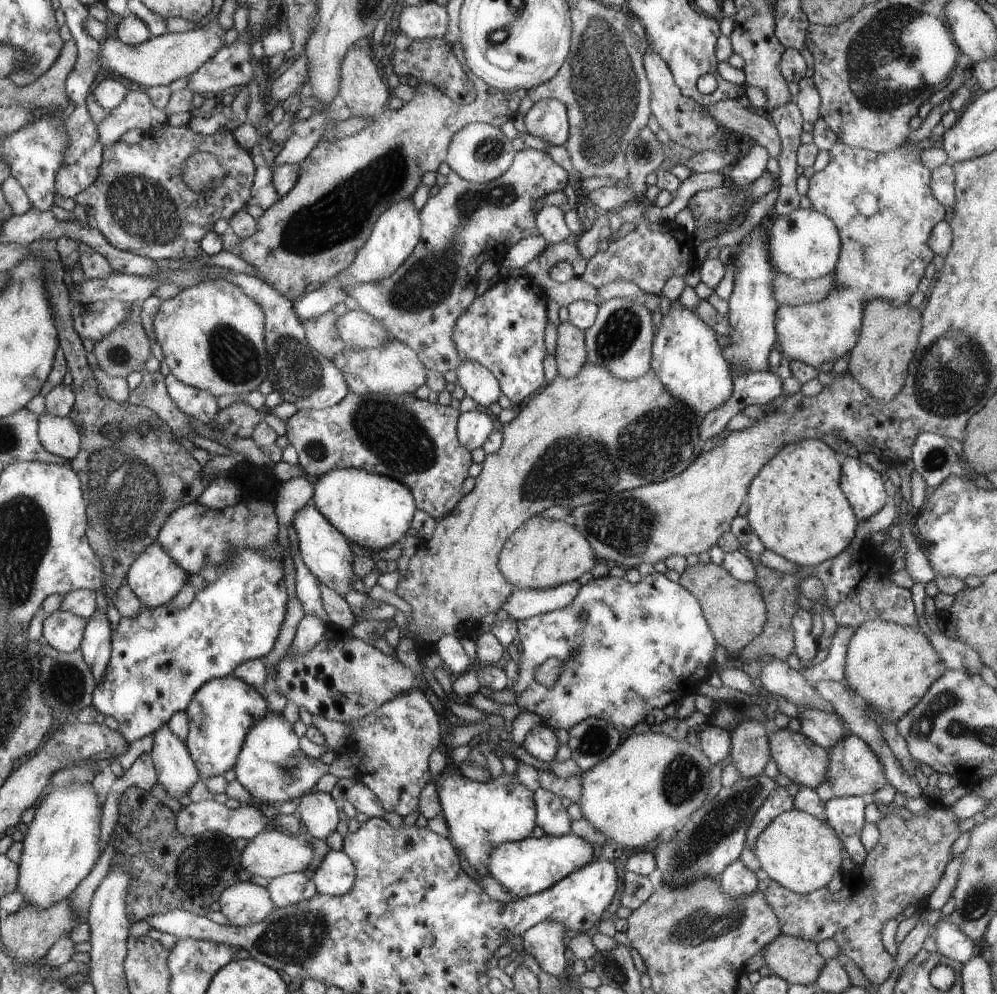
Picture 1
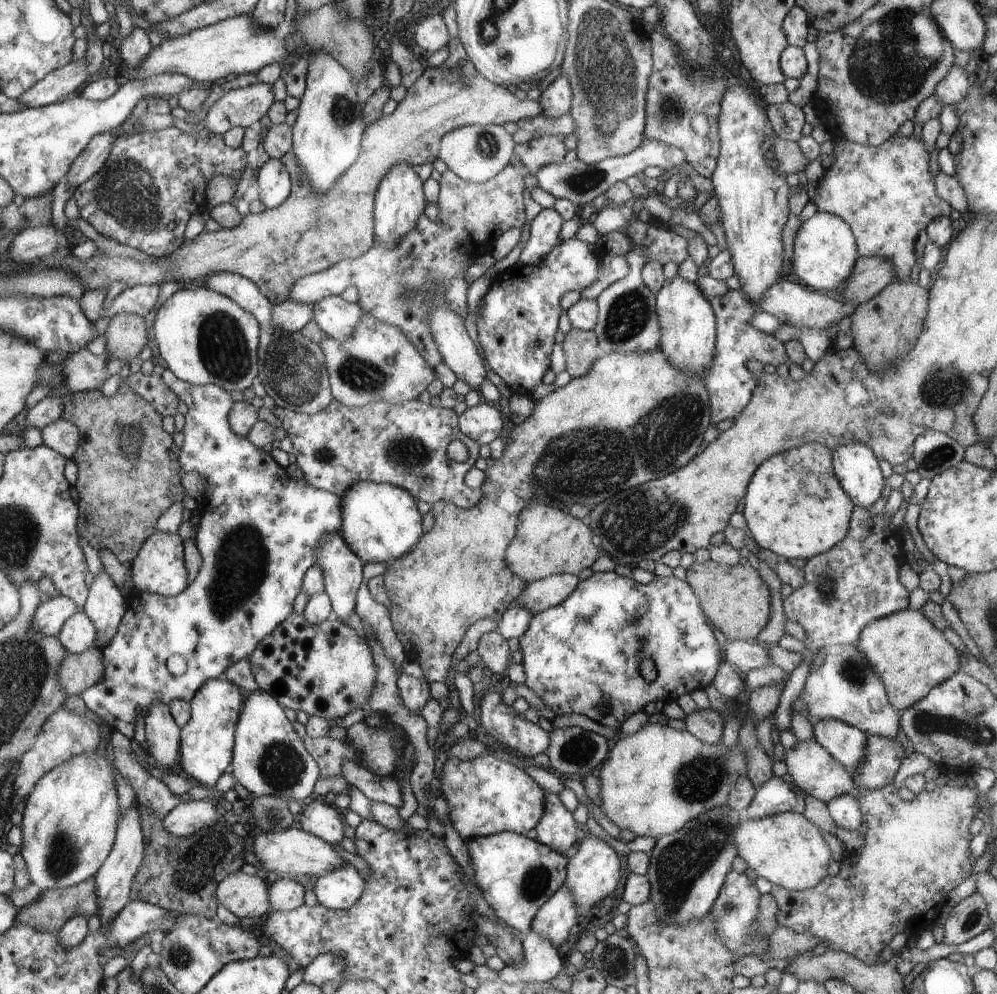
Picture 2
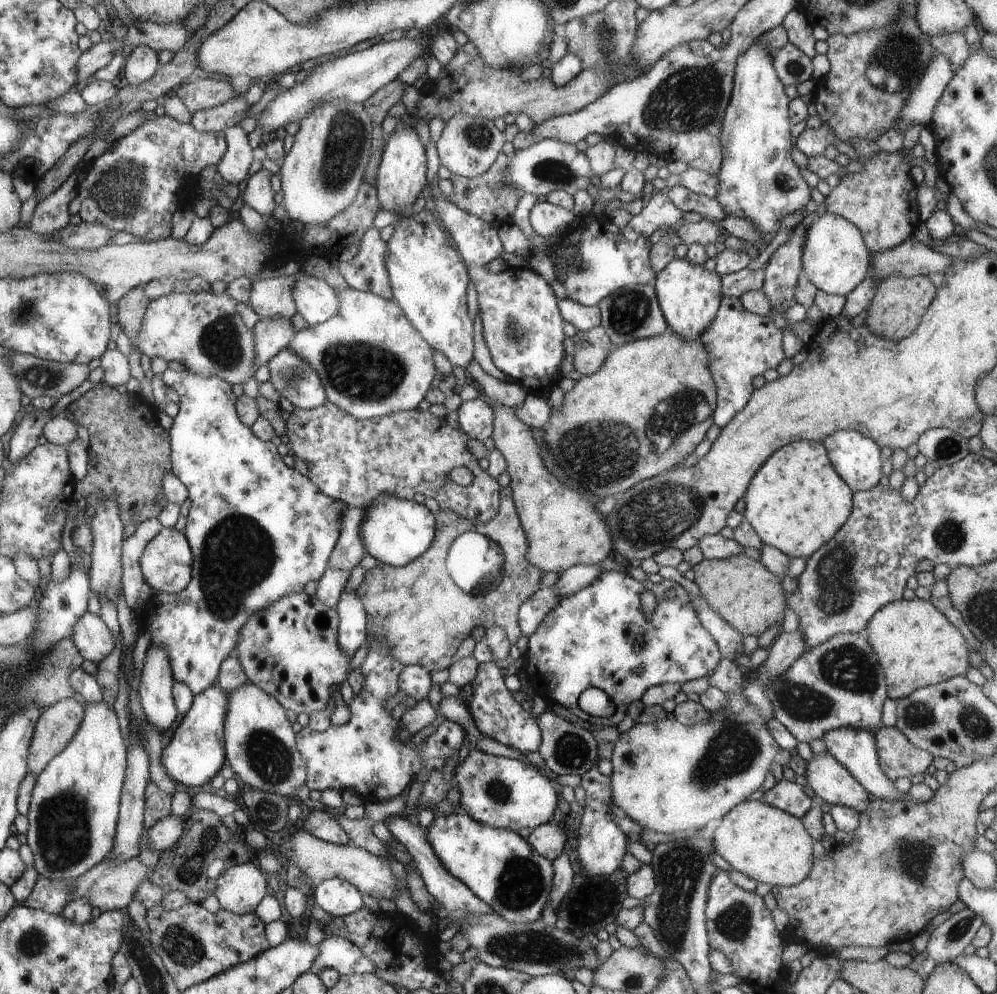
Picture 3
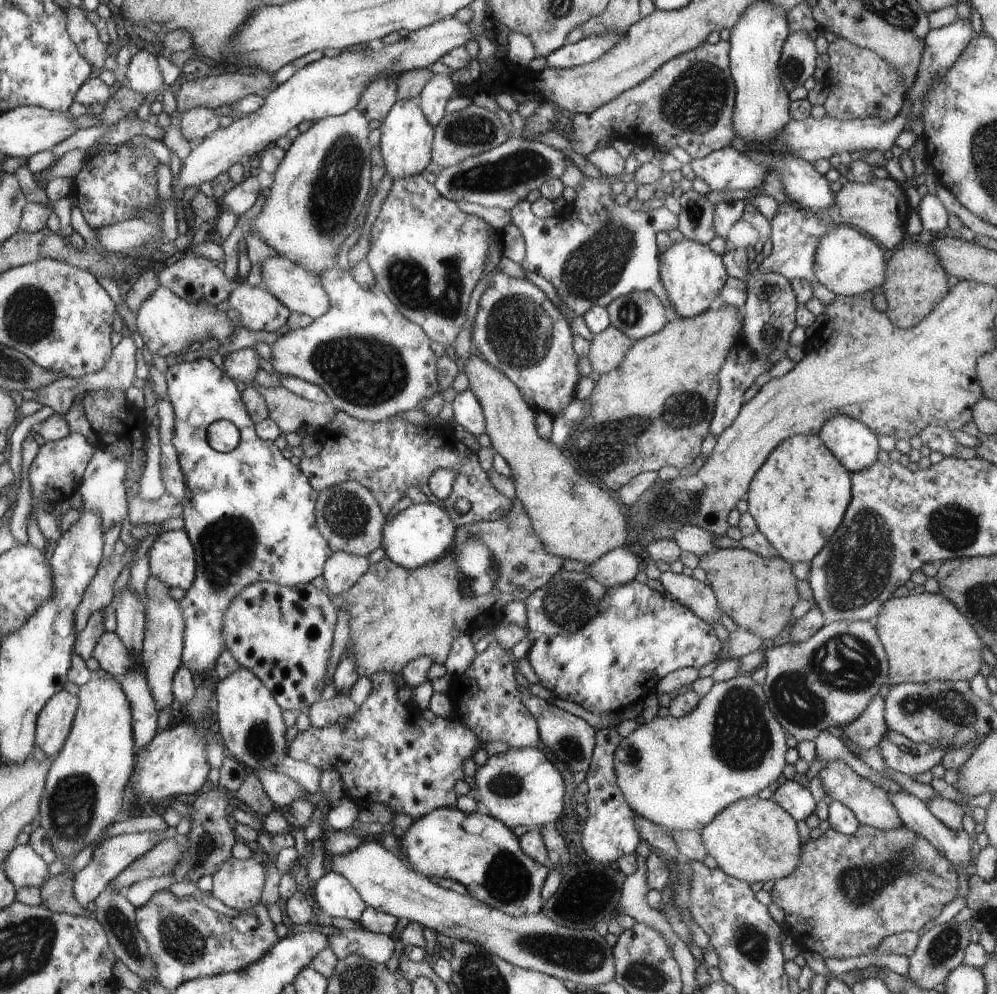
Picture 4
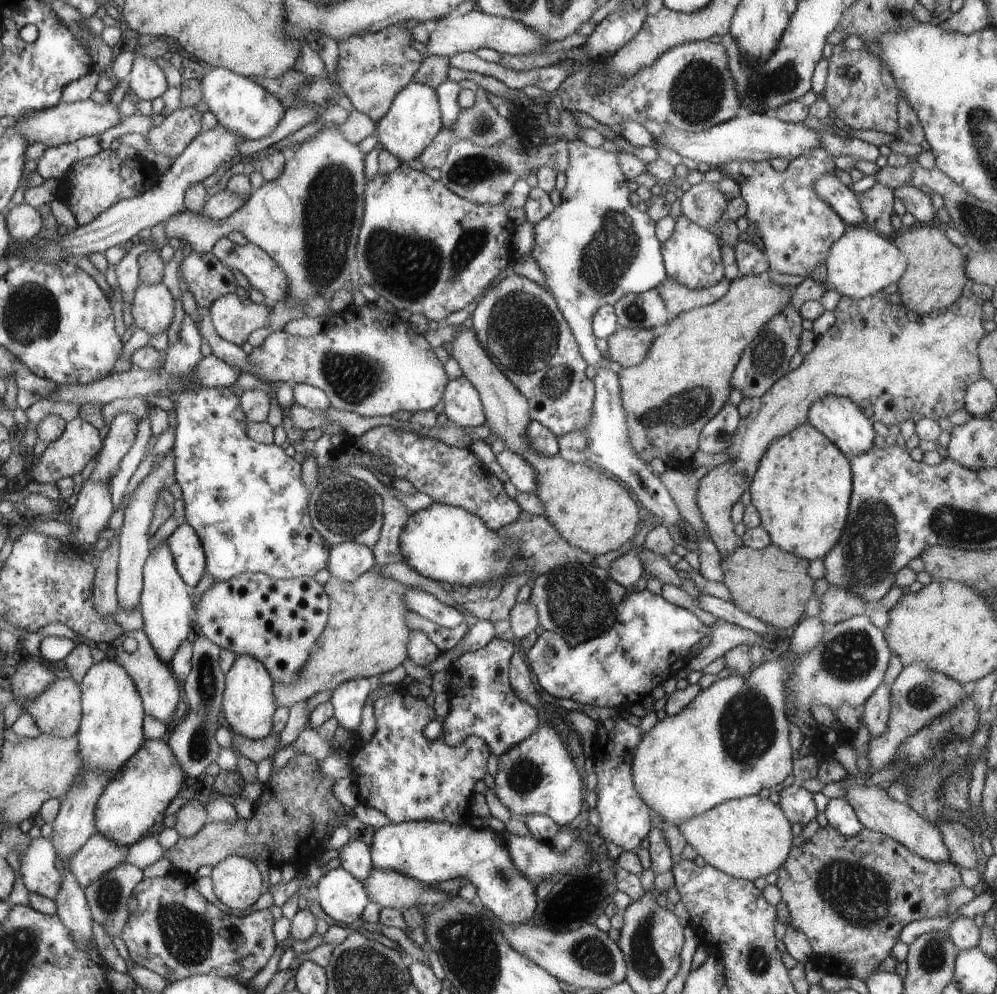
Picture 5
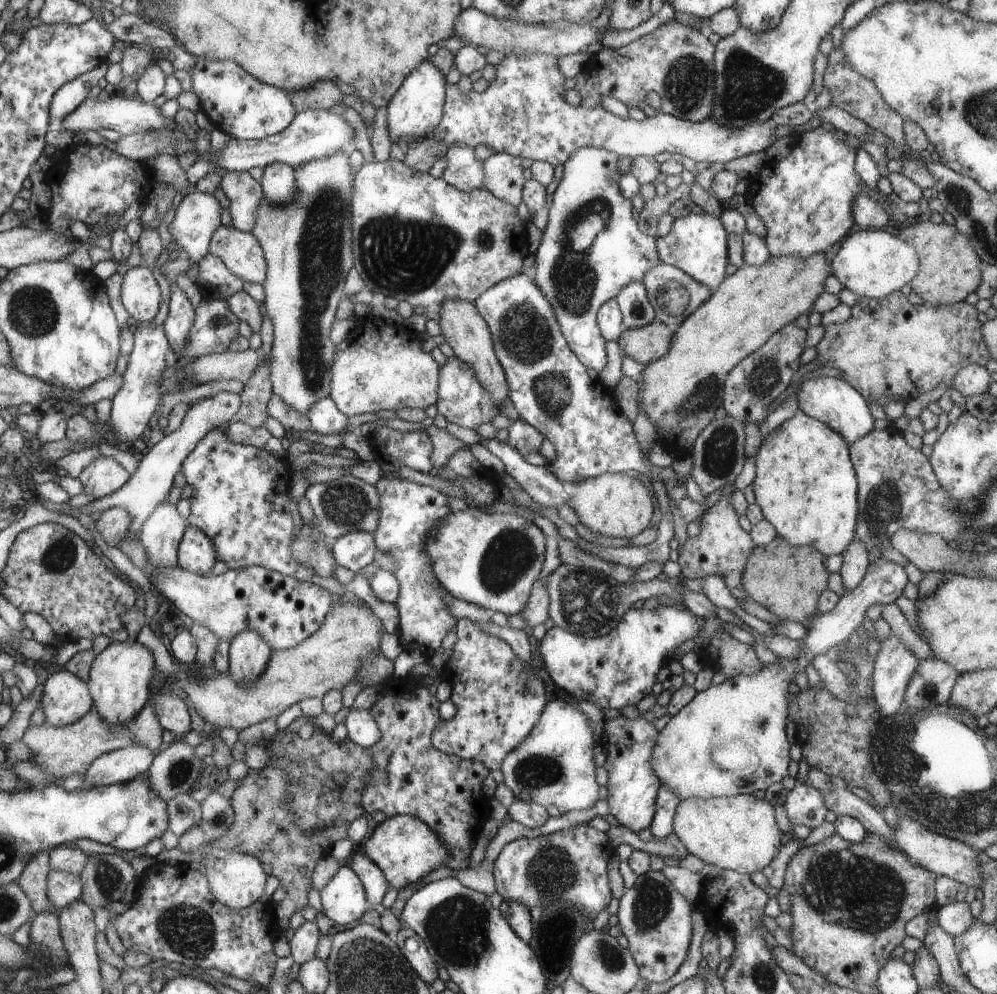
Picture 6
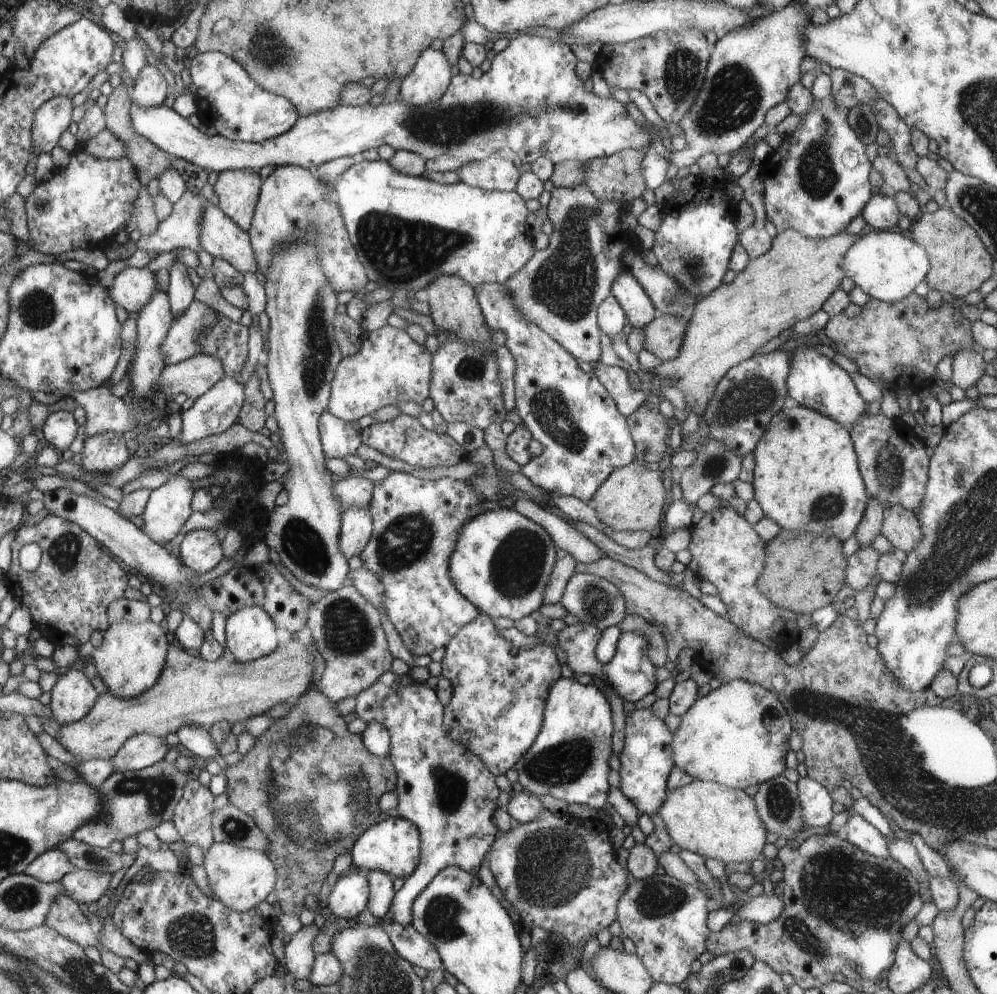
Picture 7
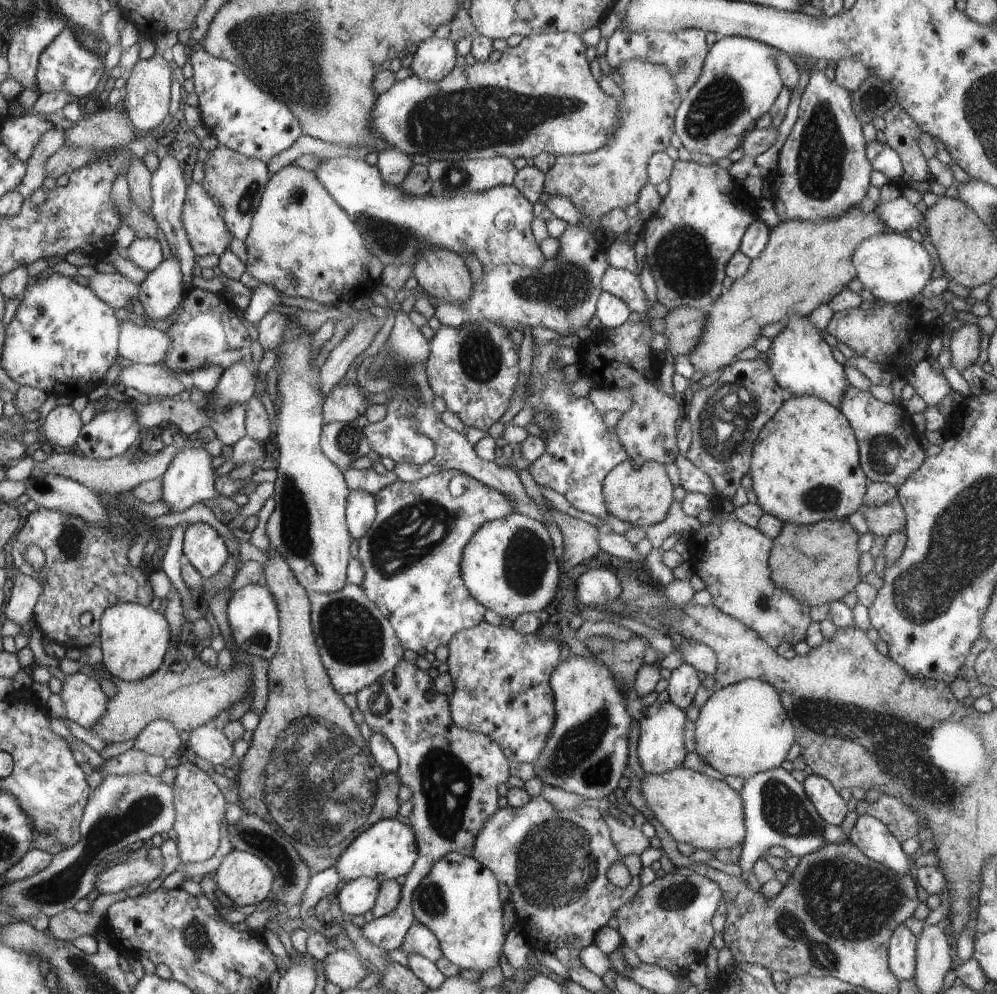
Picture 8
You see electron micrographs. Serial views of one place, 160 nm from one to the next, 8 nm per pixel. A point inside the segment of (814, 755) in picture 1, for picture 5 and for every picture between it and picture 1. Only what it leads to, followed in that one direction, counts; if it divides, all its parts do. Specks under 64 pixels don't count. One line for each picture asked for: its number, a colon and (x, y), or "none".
2: (814, 769)
3: (830, 779)
4: (870, 802)
5: (878, 811)

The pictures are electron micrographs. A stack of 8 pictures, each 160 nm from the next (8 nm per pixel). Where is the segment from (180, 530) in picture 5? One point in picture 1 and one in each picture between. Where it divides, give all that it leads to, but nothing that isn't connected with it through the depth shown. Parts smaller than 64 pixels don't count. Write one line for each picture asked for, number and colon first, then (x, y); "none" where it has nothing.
1: (155, 578)
2: (159, 568)
3: (166, 563)
4: (172, 558)

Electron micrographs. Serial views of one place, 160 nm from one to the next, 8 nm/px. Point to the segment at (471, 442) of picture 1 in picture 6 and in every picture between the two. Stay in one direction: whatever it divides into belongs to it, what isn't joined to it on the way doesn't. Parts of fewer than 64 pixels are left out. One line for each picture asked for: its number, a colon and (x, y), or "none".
2: (483, 423)
3: (476, 417)
4: (468, 412)
5: (462, 405)
6: (463, 400)

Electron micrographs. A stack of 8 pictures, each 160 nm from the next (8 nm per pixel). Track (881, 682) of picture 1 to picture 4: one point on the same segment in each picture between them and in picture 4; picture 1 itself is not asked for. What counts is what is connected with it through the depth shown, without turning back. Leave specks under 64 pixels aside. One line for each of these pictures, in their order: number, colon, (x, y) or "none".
2: (910, 656)
3: (916, 645)
4: (926, 638)

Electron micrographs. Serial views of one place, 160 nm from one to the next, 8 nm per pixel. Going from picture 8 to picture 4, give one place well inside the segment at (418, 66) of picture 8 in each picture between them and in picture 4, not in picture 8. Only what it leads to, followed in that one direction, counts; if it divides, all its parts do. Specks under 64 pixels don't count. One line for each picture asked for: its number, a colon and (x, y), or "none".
4: (406, 137)
5: (413, 121)
6: (416, 110)
7: (429, 80)

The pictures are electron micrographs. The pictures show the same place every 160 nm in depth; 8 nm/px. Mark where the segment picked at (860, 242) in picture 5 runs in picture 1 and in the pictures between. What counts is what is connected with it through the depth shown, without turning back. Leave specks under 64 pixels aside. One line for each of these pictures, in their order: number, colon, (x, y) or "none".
1: (805, 244)
2: (825, 252)
3: (835, 257)
4: (848, 262)

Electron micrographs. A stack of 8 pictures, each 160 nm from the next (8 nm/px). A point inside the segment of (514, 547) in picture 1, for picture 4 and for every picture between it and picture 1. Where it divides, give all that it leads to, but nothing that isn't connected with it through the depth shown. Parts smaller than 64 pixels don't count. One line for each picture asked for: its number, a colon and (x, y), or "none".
2: (547, 542)
3: (563, 529)
4: (575, 520)

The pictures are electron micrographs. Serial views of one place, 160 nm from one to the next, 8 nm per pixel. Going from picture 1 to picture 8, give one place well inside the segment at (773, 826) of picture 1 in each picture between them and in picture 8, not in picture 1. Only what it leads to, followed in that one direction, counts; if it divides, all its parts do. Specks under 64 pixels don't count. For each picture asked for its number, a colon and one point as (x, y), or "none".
2: (787, 849)
3: (765, 843)
4: (755, 840)
5: (748, 838)
6: (740, 833)
7: (717, 822)
8: (695, 809)

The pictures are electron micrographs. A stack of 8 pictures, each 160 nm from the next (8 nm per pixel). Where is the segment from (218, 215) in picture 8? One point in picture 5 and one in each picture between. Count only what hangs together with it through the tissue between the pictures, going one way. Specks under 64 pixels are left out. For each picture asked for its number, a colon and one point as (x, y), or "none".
5: (263, 273)
6: (241, 252)
7: (220, 236)

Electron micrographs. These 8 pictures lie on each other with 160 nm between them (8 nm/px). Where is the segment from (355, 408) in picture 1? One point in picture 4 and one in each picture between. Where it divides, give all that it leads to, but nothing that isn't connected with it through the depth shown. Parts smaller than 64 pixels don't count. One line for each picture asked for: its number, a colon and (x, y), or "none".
2: (404, 444)
3: (410, 452)
4: (387, 458)

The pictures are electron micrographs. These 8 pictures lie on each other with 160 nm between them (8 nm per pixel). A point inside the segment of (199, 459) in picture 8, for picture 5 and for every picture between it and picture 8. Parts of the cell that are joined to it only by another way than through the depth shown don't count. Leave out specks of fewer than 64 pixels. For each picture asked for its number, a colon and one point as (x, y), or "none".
5: (165, 605)
6: (160, 535)
7: (168, 507)

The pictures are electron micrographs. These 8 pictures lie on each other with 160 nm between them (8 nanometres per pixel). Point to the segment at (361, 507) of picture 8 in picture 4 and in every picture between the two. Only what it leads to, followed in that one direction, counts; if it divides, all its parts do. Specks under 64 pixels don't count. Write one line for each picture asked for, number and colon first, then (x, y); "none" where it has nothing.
4: (342, 570)
5: (347, 561)
6: (355, 550)
7: (356, 524)

